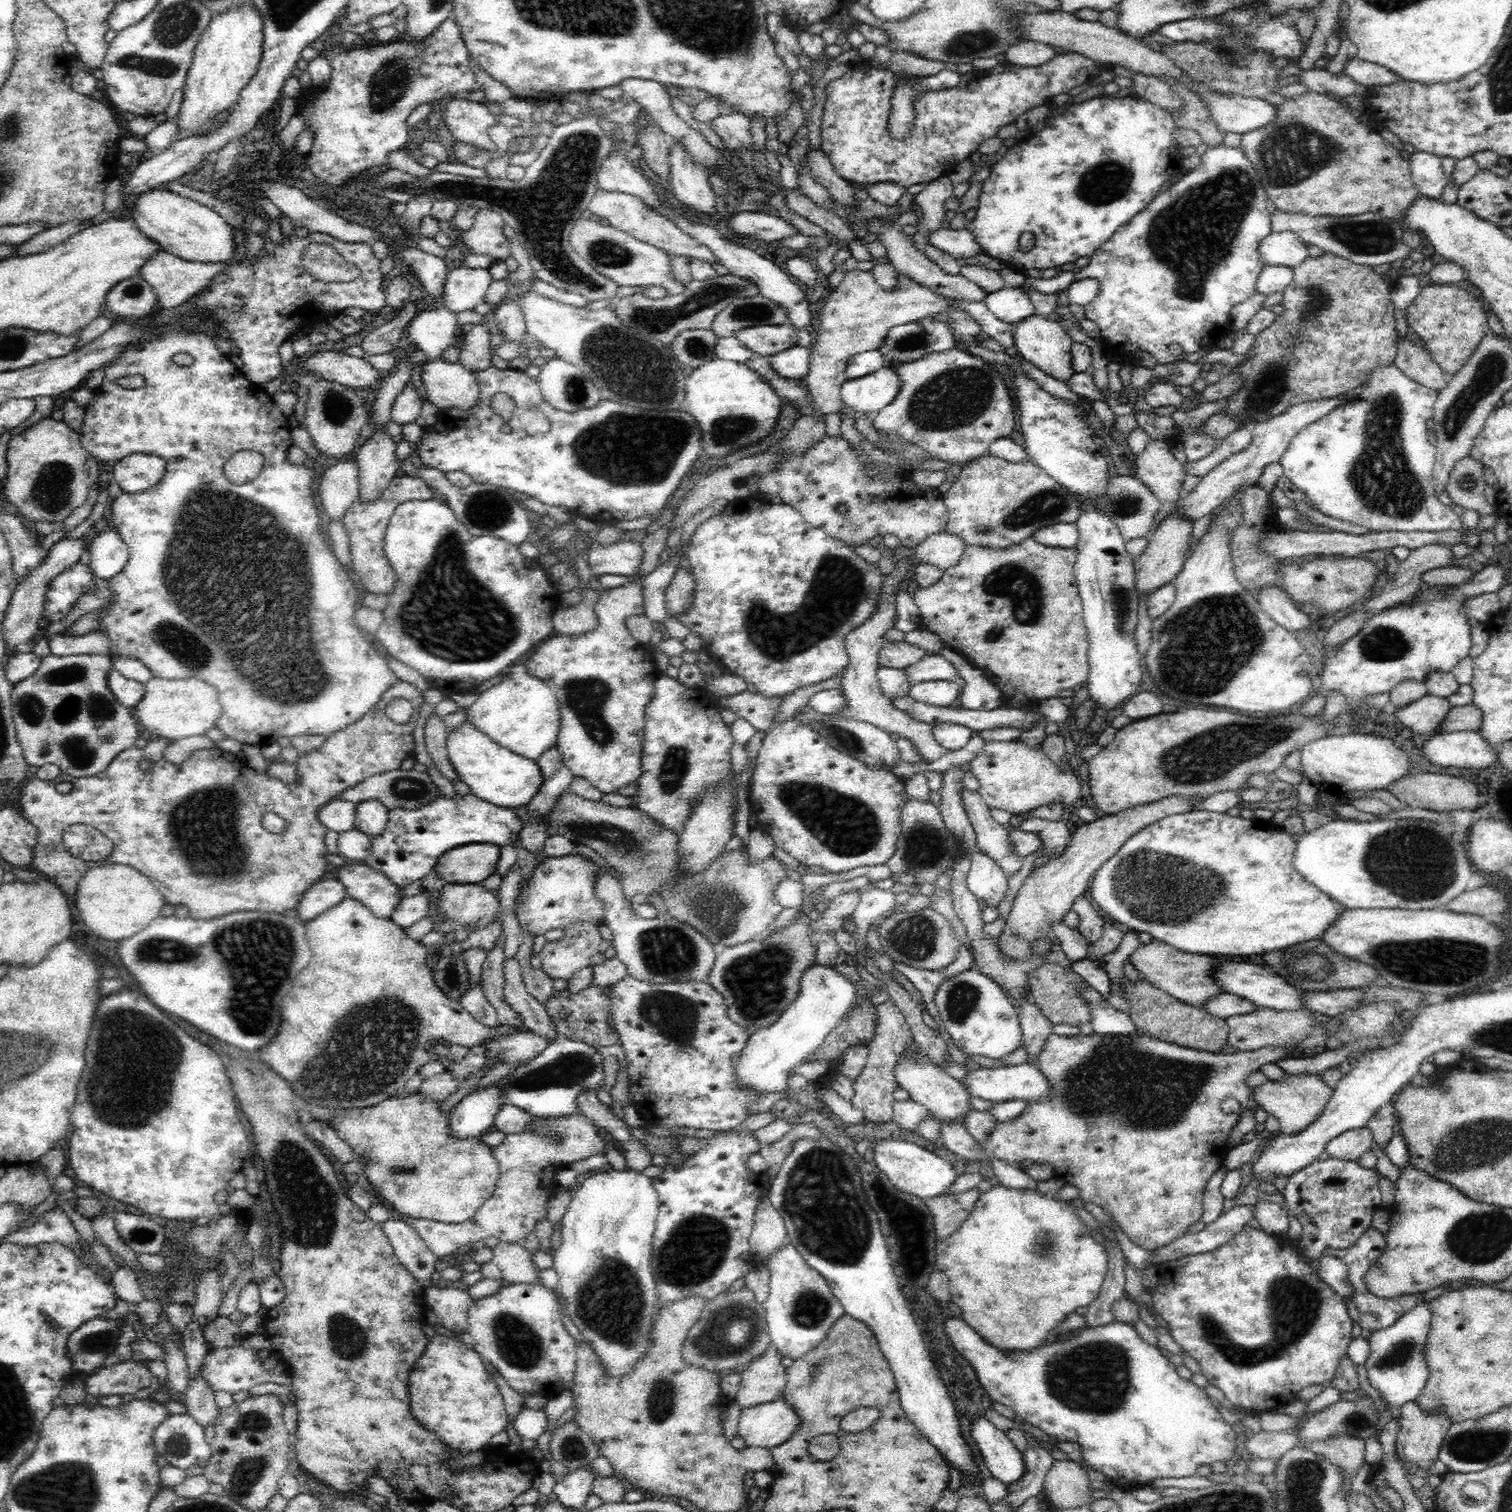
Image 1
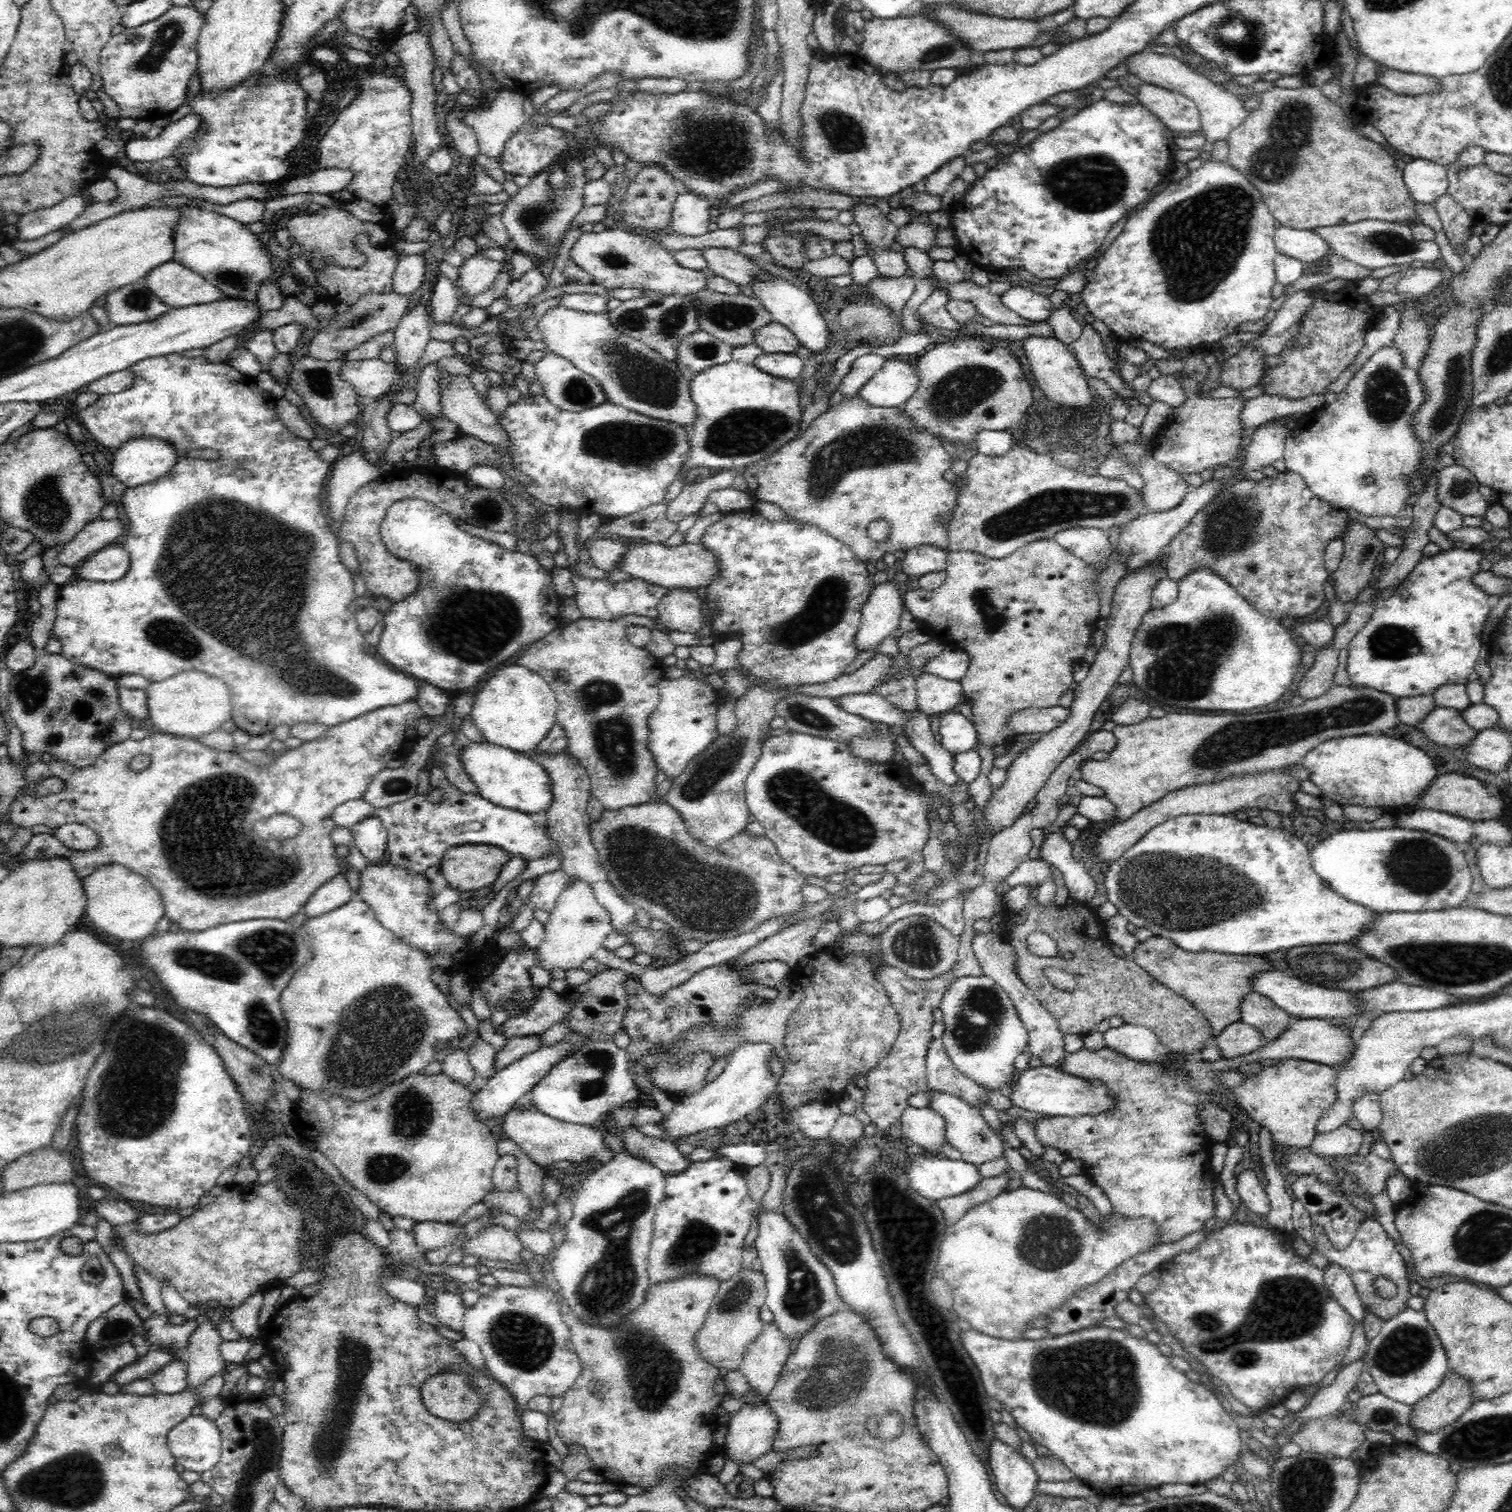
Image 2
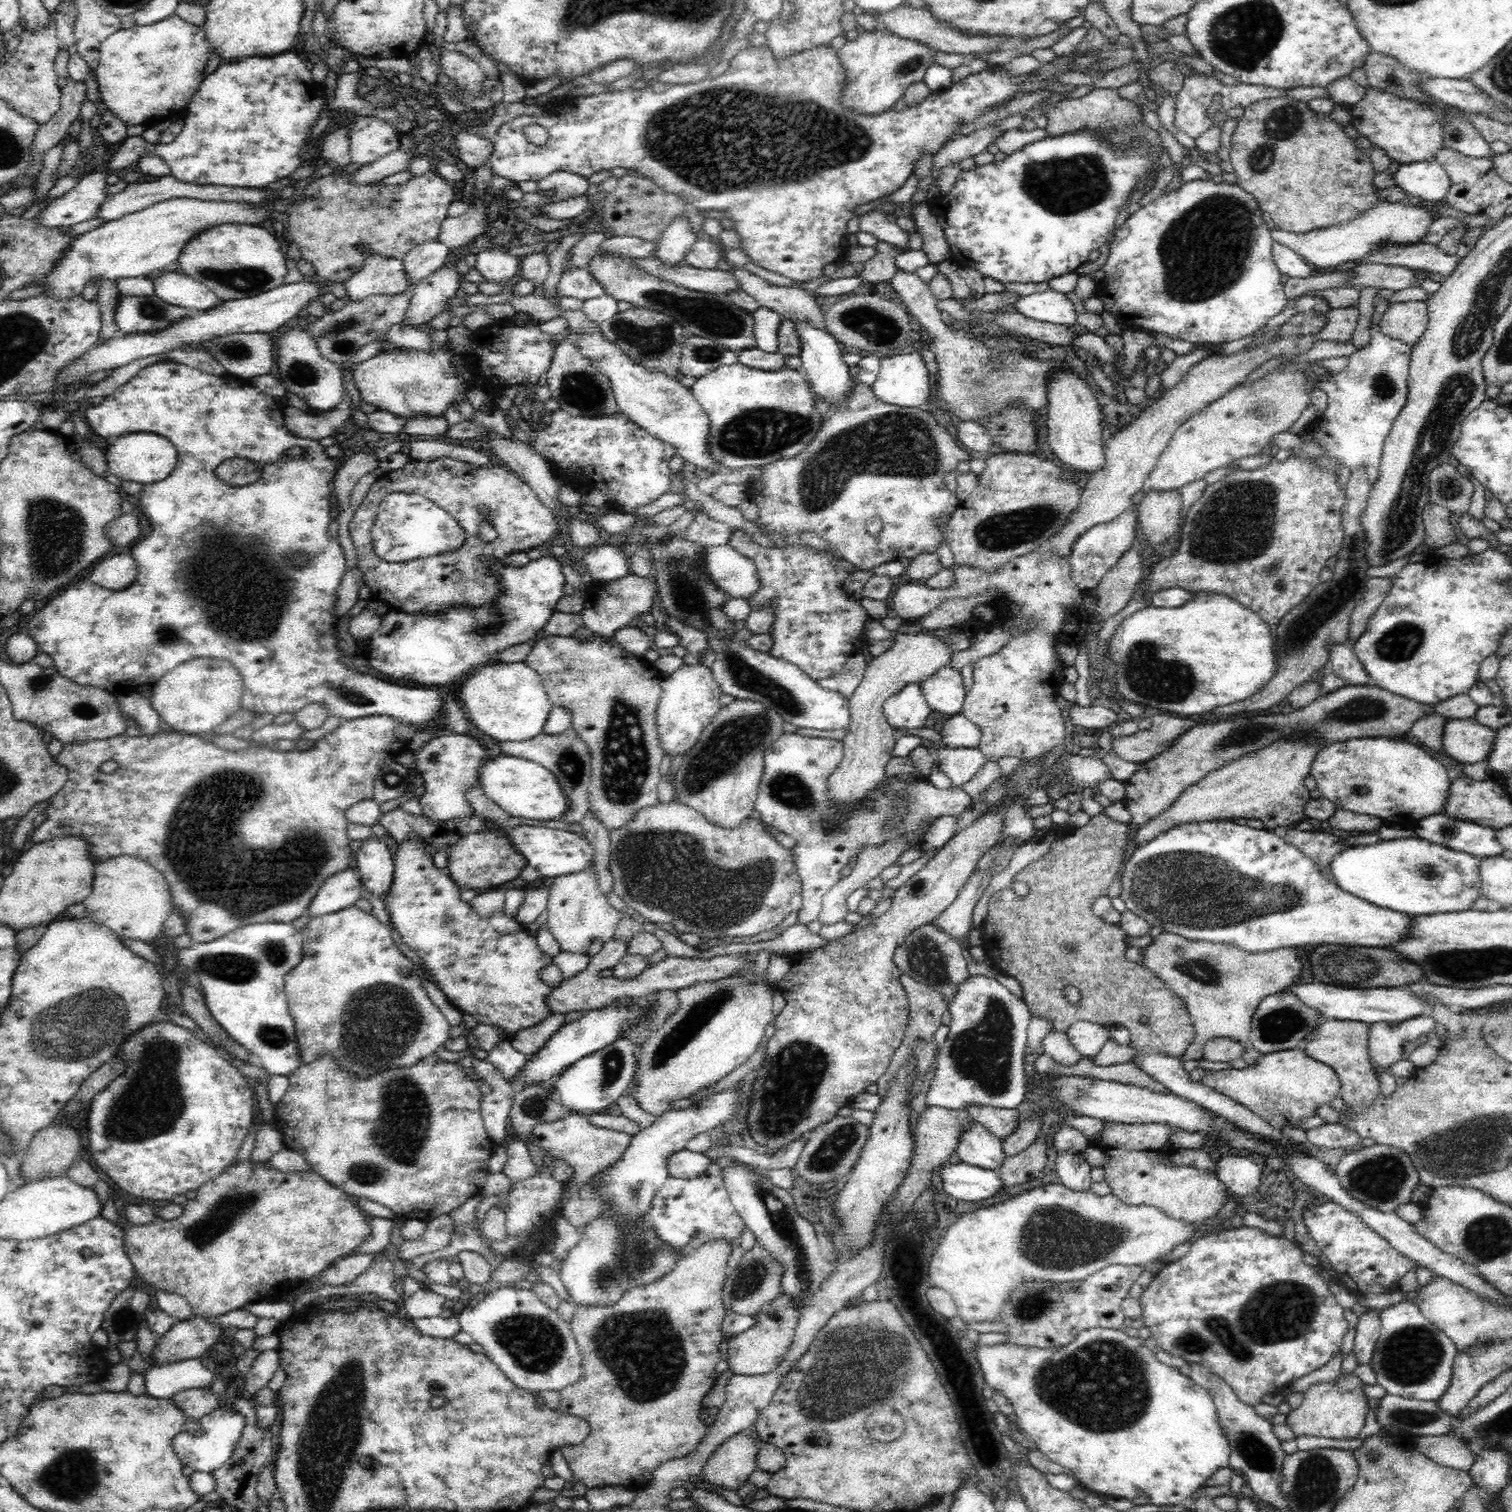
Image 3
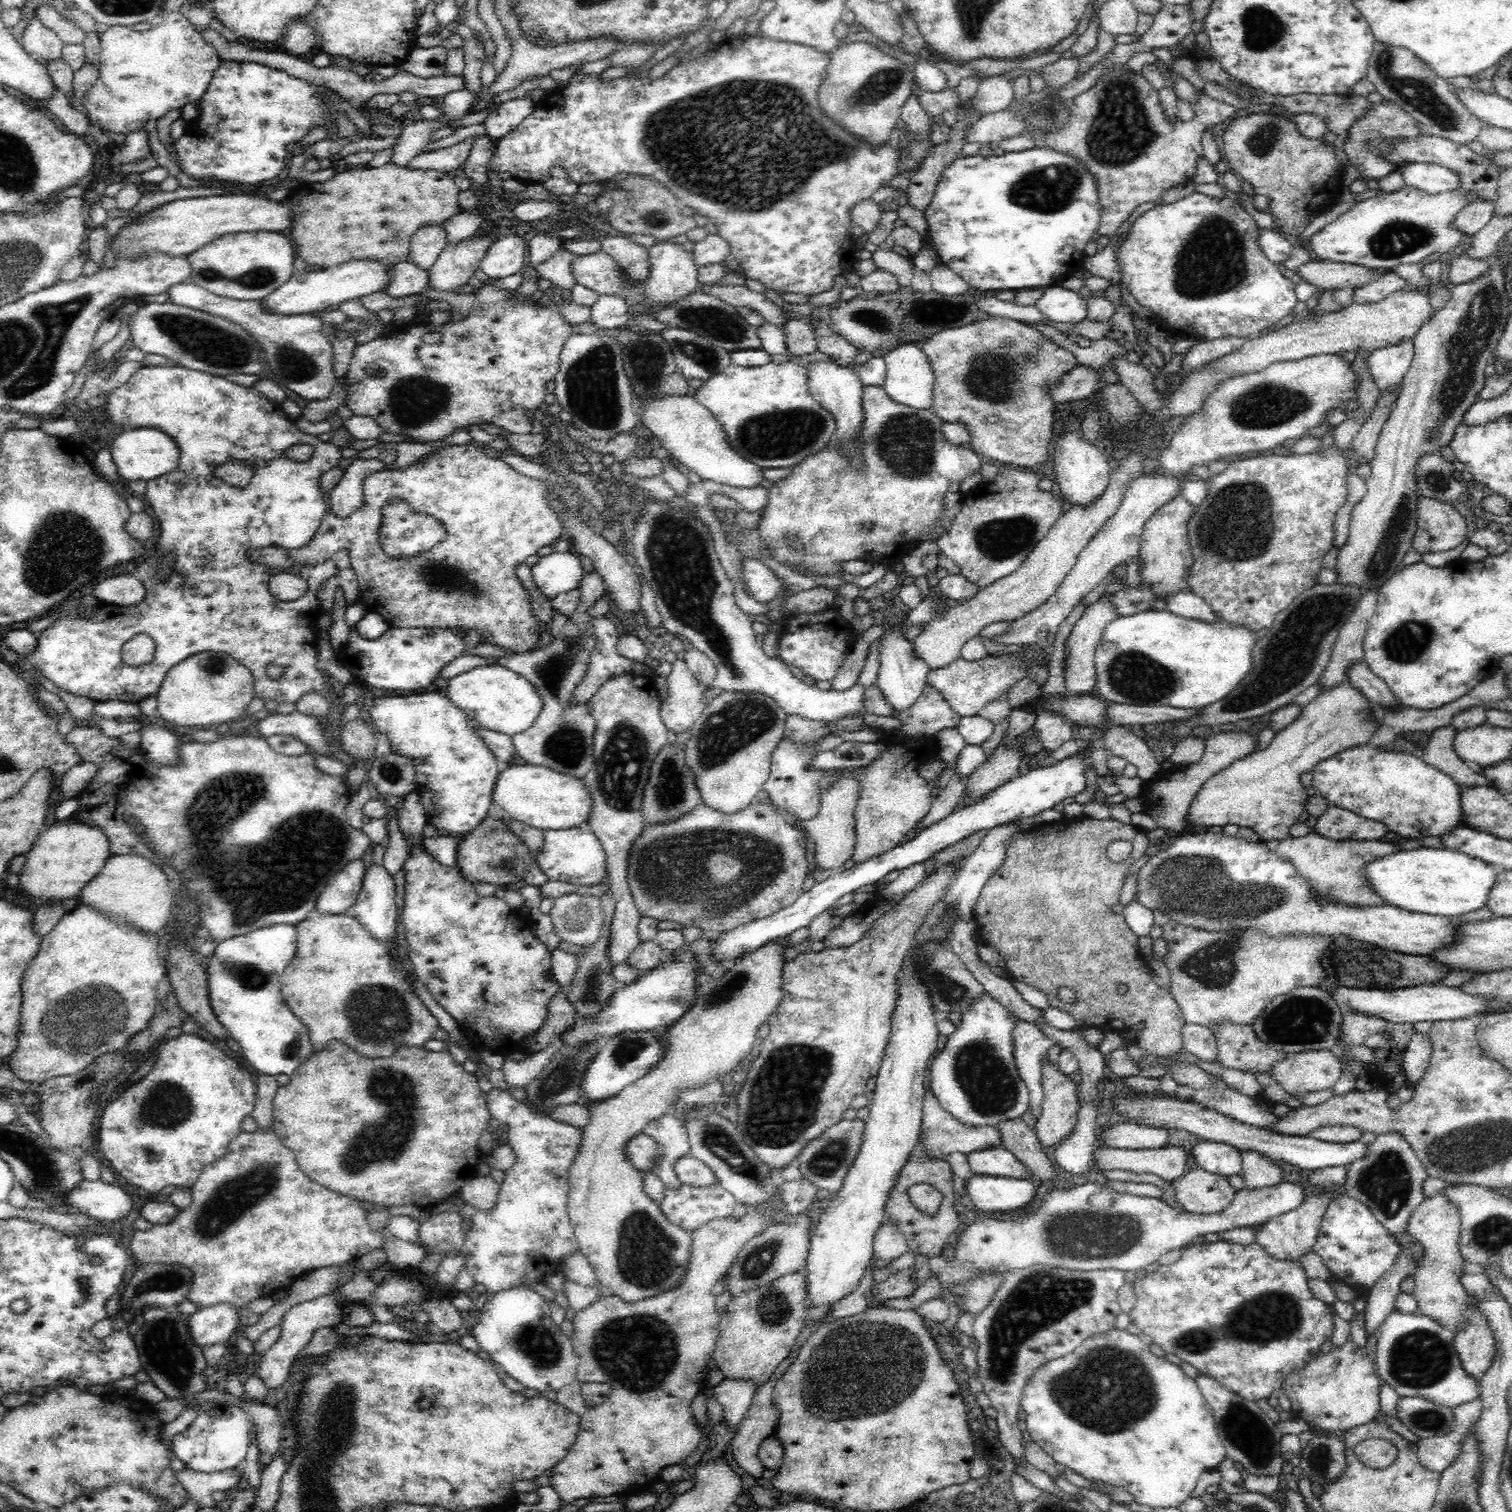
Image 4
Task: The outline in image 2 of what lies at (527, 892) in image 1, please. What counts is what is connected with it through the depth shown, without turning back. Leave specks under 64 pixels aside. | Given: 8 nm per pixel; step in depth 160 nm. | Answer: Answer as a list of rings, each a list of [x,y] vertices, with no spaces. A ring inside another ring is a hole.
[[[561,868],[538,875],[530,894],[534,908],[550,914],[563,890],[569,887],[573,880],[574,878]]]

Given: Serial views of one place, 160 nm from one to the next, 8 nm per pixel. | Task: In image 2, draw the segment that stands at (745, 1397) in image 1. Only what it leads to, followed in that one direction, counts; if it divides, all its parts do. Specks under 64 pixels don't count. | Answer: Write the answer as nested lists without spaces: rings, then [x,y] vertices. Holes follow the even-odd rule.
[[[766,1324],[760,1336],[747,1346],[739,1371],[744,1375],[750,1390],[744,1395],[767,1400],[779,1381],[786,1364],[790,1341],[780,1335],[774,1324]]]

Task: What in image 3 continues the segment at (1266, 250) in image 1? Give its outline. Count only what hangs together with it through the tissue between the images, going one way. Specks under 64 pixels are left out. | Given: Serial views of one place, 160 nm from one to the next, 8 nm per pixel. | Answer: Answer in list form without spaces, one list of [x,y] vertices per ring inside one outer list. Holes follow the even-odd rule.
[[[1386,201],[1378,203],[1376,208],[1368,210],[1358,220],[1352,220],[1342,226],[1312,230],[1305,234],[1293,234],[1272,227],[1272,237],[1275,242],[1302,256],[1303,260],[1314,269],[1339,269],[1347,263],[1352,264],[1357,261],[1357,258],[1362,258],[1381,243],[1400,243],[1400,245],[1422,243],[1426,230],[1436,218],[1433,207],[1430,205],[1425,208],[1425,206],[1412,206],[1409,202],[1402,204]]]

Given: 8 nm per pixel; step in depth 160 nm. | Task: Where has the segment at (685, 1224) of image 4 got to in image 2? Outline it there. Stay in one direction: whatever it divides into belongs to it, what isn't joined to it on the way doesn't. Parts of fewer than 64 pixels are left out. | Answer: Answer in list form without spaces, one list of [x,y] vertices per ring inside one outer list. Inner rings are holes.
[[[723,1157],[689,1163],[679,1174],[664,1175],[665,1192],[662,1201],[656,1206],[654,1236],[647,1262],[651,1284],[678,1280],[685,1277],[686,1273],[712,1277],[720,1284],[730,1280],[743,1269],[742,1252],[746,1248],[745,1239],[758,1204],[753,1202],[749,1194],[748,1183],[744,1180],[742,1171],[742,1166]]]

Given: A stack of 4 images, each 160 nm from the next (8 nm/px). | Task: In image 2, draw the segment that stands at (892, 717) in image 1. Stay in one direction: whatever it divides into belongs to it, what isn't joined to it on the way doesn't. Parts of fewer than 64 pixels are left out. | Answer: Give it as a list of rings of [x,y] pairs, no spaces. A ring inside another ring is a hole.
[[[920,544],[905,551],[901,560],[901,572],[906,576],[922,576],[928,572],[945,570],[948,564],[948,548],[938,548],[933,544]],[[893,578],[876,584],[876,588],[873,588],[864,602],[860,626],[854,636],[856,654],[876,654],[883,640],[899,628],[904,609],[898,580]]]

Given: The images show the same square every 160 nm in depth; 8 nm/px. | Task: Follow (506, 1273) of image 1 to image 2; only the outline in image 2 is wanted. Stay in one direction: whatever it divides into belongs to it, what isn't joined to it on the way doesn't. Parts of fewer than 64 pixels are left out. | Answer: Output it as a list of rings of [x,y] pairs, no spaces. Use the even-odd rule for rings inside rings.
[[[492,1225],[478,1232],[470,1242],[461,1248],[467,1255],[473,1254],[480,1259],[512,1262],[520,1257],[523,1245],[512,1231],[501,1225]]]

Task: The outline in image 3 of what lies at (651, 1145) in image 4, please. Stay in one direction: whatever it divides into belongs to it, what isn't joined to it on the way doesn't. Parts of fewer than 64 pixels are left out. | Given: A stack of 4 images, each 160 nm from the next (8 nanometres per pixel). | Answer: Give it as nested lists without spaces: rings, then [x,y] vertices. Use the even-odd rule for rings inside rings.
[[[568,1115],[554,1120],[554,1122],[540,1122],[530,1130],[530,1138],[522,1140],[526,1147],[529,1144],[536,1145],[541,1148],[548,1160],[562,1159],[570,1164],[574,1171],[574,1179],[566,1183],[563,1190],[563,1198],[557,1203],[559,1214],[564,1214],[564,1206],[572,1198],[578,1196],[578,1191],[590,1180],[590,1178],[604,1171],[608,1166],[617,1162],[624,1150],[628,1148],[628,1142],[633,1136],[626,1133],[616,1132],[611,1128],[600,1128],[594,1126],[584,1115]]]

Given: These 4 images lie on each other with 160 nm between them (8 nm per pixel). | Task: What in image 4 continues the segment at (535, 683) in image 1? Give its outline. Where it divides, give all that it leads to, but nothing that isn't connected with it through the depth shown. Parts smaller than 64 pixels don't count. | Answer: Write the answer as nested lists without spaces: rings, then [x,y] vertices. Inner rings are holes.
[[[498,664],[475,667],[454,676],[448,682],[447,698],[469,720],[473,719],[483,728],[511,737],[531,729],[544,710],[544,700],[538,695],[534,684],[528,682],[523,674]]]

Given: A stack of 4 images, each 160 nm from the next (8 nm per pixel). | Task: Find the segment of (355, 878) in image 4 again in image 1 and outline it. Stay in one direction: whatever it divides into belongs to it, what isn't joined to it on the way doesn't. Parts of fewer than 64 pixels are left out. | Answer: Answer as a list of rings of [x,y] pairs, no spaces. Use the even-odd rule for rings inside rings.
[[[336,878],[326,879],[312,885],[296,906],[297,916],[307,922],[342,902],[347,896],[344,885]]]

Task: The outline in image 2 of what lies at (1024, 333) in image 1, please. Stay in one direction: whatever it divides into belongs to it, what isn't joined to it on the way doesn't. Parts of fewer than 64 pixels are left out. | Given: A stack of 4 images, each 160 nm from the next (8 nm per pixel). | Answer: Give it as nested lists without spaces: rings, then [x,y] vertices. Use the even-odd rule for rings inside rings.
[[[1031,335],[1022,341],[1022,349],[1030,362],[1031,372],[1035,376],[1036,382],[1046,398],[1053,403],[1054,409],[1058,406],[1071,406],[1071,408],[1089,408],[1089,410],[1097,411],[1098,406],[1090,393],[1087,377],[1082,372],[1075,354],[1069,346],[1056,338]]]

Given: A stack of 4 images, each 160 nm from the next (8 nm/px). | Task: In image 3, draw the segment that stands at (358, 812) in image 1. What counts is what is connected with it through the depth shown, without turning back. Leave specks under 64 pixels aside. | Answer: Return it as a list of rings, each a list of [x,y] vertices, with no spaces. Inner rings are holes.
[[[373,832],[354,847],[361,882],[372,894],[382,897],[392,884],[393,860],[390,849]]]

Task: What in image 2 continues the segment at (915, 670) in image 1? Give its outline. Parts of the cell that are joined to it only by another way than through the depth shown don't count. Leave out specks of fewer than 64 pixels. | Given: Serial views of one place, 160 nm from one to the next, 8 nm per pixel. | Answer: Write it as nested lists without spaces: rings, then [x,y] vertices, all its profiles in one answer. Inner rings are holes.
[[[946,647],[922,666],[922,672],[937,678],[961,682],[968,670],[968,653],[964,650]]]

